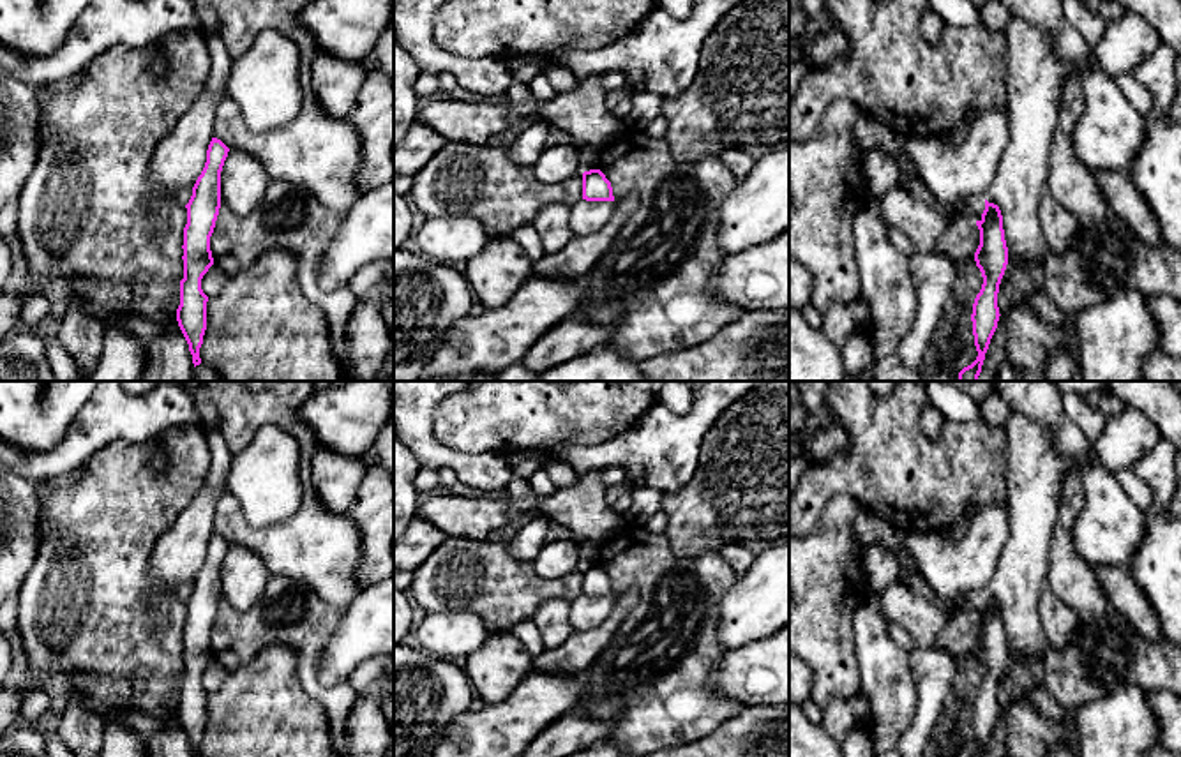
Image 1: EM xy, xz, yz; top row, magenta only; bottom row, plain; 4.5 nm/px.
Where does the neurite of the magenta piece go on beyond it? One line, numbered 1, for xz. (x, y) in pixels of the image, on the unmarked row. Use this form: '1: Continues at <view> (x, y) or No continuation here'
1: No continuation here

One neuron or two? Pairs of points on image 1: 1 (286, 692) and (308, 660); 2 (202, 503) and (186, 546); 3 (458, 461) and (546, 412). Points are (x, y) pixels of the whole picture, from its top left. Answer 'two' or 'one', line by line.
1: two
2: one
3: two

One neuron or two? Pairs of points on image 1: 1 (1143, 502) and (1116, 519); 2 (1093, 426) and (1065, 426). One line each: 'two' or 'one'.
1: two
2: two

